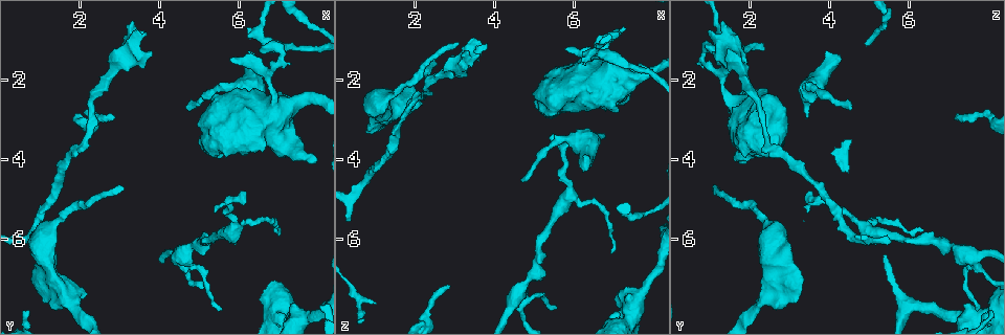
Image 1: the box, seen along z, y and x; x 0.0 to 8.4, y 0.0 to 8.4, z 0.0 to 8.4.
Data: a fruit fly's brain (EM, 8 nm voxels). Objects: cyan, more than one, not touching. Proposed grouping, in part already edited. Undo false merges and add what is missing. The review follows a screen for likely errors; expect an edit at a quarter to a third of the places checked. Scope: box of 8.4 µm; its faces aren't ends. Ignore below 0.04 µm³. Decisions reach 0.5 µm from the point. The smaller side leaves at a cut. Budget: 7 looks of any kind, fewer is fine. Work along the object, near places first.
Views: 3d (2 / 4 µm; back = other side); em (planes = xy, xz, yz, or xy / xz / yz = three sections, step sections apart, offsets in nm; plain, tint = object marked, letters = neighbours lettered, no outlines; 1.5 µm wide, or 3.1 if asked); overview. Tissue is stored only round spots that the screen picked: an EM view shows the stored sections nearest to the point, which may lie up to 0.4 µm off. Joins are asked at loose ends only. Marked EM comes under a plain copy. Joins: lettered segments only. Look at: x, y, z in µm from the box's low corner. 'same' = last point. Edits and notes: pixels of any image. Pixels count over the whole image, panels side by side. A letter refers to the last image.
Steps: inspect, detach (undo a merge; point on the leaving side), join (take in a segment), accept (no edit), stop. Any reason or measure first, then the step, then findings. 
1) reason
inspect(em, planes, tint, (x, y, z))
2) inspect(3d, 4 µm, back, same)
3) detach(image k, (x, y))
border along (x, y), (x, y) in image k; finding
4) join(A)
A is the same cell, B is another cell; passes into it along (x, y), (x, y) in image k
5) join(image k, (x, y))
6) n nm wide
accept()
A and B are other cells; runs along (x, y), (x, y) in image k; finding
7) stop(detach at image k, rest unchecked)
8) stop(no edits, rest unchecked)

free end
inspect(3d, 4 µm, (6.75, 2.90, 3.45))

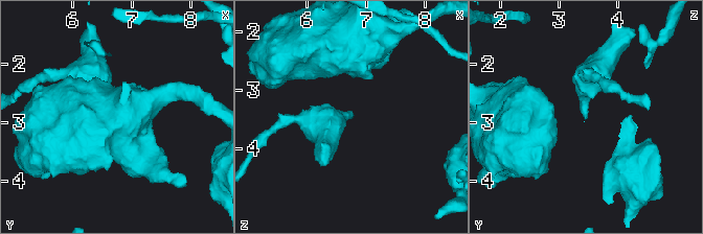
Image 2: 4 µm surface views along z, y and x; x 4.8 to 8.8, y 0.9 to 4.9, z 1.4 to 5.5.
inspect(em, xy, step 4, letters, (6.80, 2.95, 3.50))

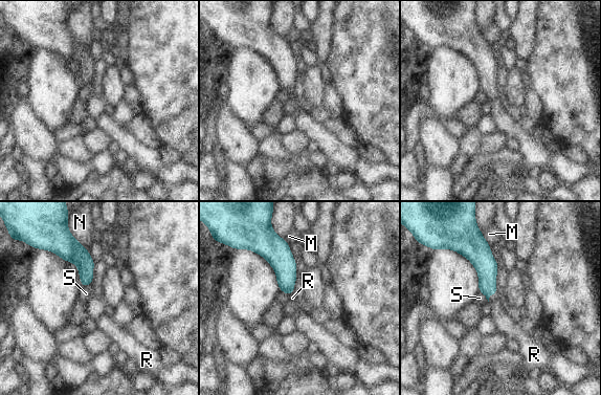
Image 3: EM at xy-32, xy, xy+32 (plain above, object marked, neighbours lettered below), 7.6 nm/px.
join(R)
R is the same cell, M, N and S are other cells; it goes on there

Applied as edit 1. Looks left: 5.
free end
inspect(3d, 2 µm, back, (5.80, 1.50, 1.20))

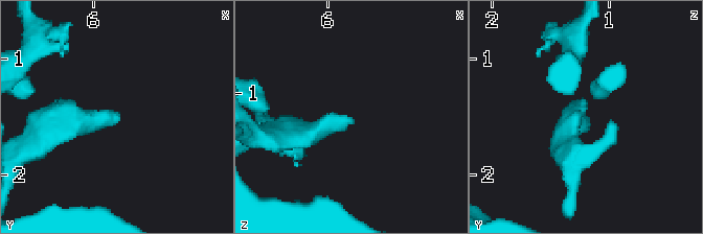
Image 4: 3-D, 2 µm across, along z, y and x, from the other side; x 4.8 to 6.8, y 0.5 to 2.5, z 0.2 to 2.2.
need the tissue
inspect(em, planes, letters, (5.80, 1.46, 1.22))

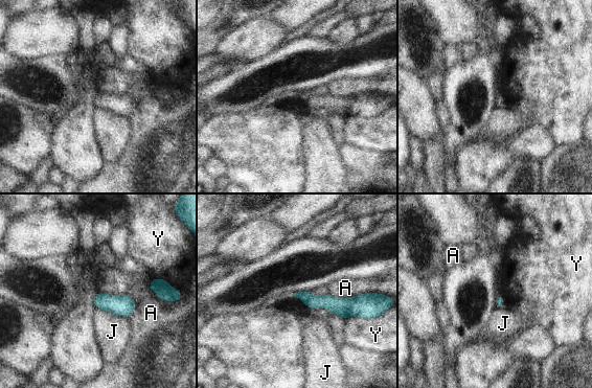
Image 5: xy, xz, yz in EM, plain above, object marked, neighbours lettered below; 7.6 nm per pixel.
accept()
A, J and Y are other cells; no lettered segment goes on from it

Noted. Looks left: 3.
end of a long branch
inspect(em, yz, step 8, letters, (3.15, 4.70, 1.05))

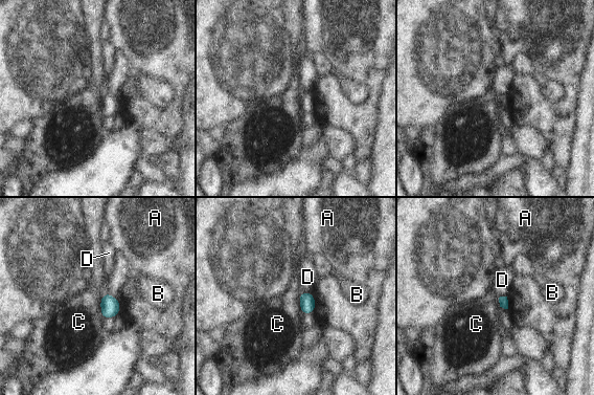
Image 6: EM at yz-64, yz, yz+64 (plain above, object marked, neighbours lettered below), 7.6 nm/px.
C touches over 220 nm
accept()
A, B, C and D are other cells; border along (301, 291), (310, 292) in image 6; no lettered segment goes on from it

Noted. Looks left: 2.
stop(join at image 3, rest unchecked)

